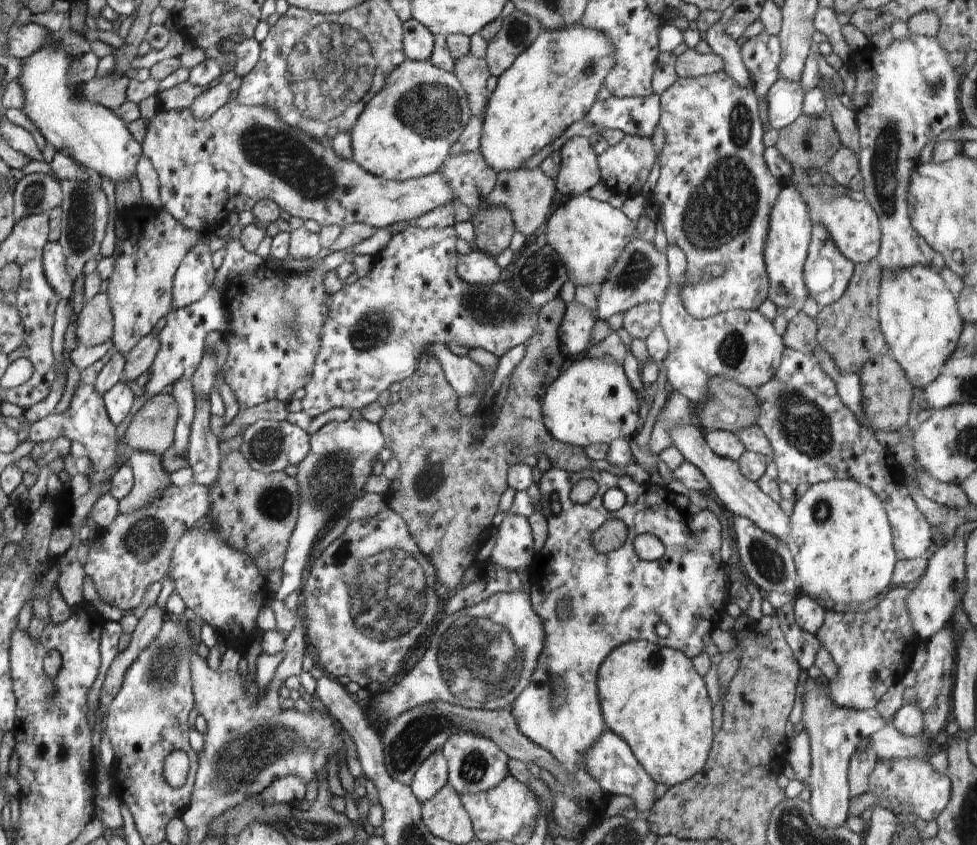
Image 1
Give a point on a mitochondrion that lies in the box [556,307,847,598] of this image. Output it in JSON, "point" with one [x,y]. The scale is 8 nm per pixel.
{"point":[807,430]}

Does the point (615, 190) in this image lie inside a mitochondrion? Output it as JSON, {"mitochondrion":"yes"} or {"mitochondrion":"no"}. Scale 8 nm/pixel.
{"mitochondrion":"no"}

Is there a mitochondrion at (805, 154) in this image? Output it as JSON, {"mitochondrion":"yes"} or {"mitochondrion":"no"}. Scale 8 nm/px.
{"mitochondrion":"no"}

